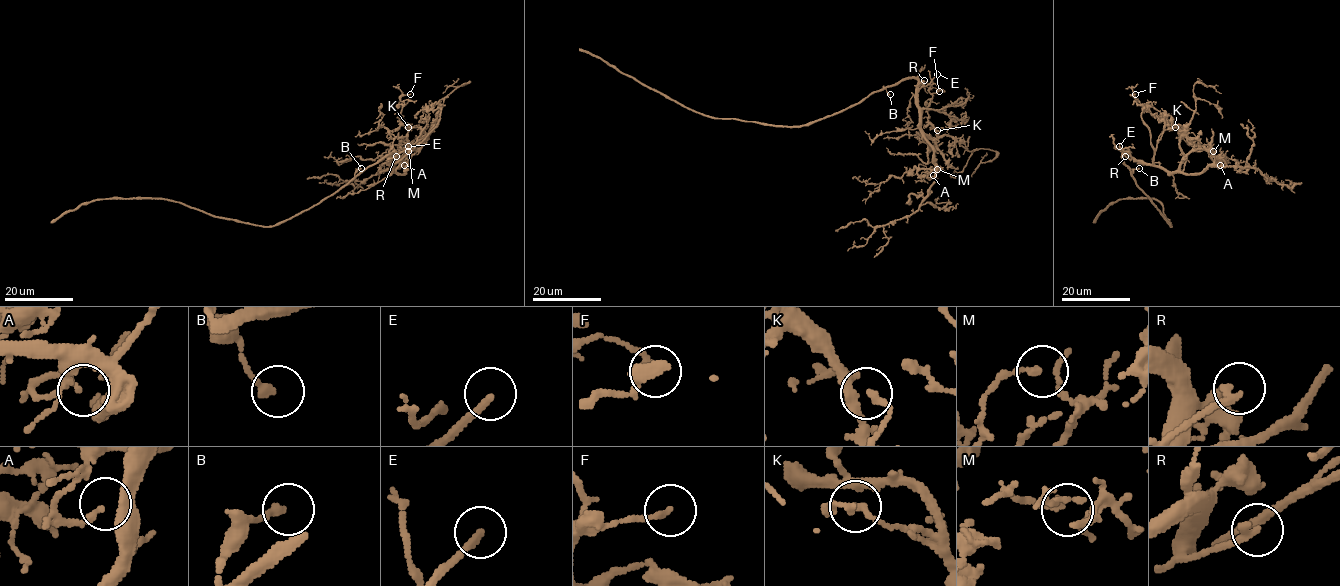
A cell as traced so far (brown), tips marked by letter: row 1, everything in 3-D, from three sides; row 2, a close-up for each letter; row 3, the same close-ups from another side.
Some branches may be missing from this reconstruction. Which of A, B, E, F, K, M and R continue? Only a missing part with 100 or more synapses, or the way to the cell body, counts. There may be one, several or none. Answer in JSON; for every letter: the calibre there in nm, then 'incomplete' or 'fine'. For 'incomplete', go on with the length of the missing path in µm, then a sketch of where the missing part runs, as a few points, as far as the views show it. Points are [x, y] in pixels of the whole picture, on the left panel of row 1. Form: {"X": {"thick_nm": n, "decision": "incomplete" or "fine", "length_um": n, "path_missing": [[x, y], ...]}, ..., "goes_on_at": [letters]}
{"A": {"thick_nm": 170, "decision": "fine"}, "B": {"thick_nm": 220, "decision": "fine"}, "E": {"thick_nm": 200, "decision": "incomplete", "length_um": 35, "path_missing": [[408, 146], [421, 138], [445, 109], [460, 83], [460, 69], [466, 65]]}, "F": {"thick_nm": 160, "decision": "fine"}, "K": {"thick_nm": 120, "decision": "fine"}, "M": {"thick_nm": 120, "decision": "fine"}, "R": {"thick_nm": 220, "decision": "fine"}, "goes_on_at": ["E"]}

